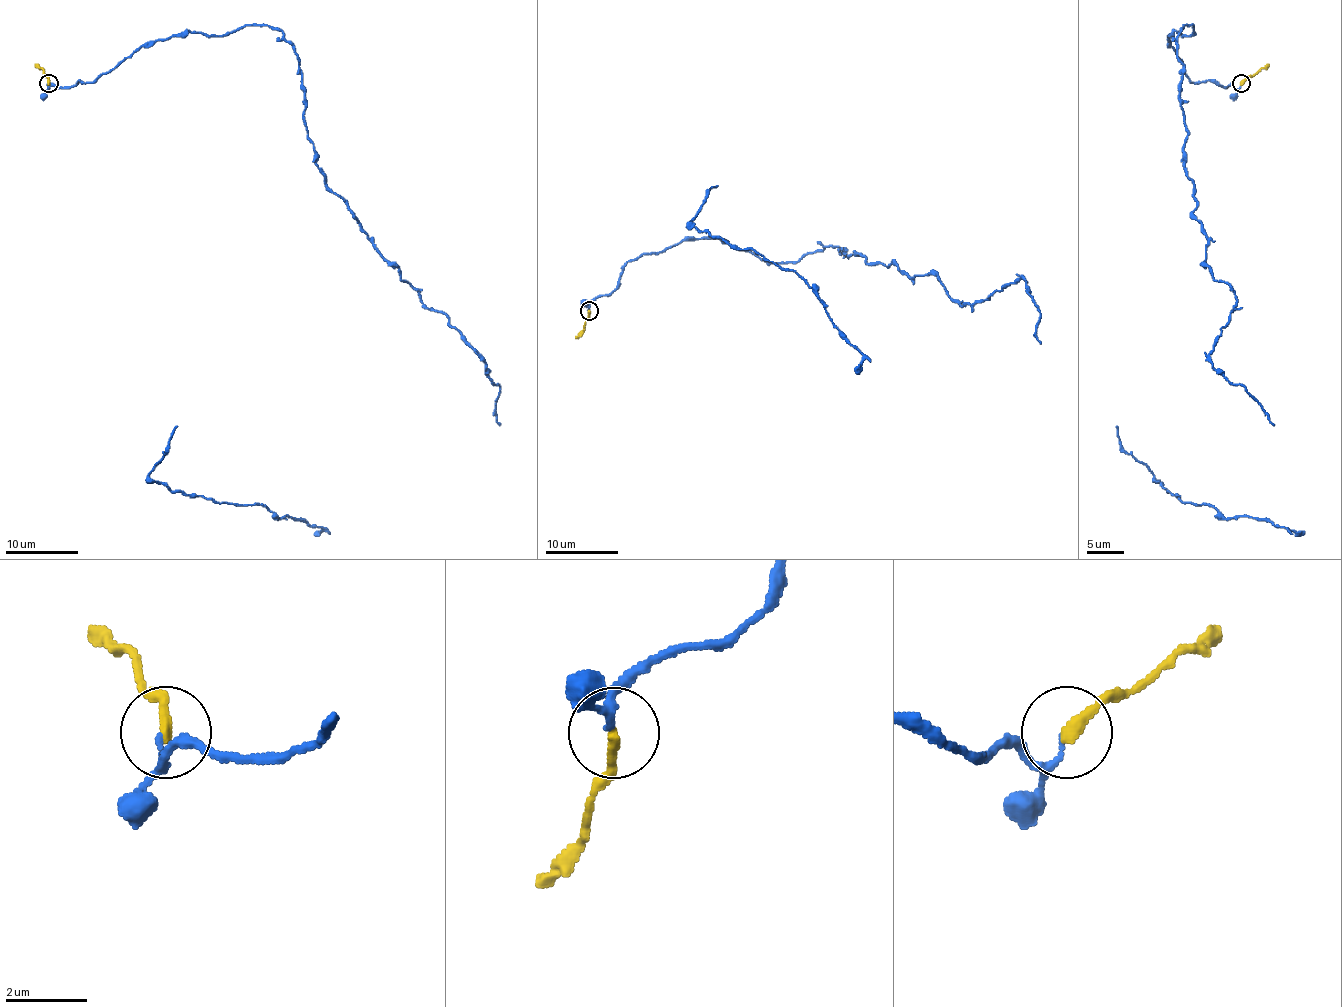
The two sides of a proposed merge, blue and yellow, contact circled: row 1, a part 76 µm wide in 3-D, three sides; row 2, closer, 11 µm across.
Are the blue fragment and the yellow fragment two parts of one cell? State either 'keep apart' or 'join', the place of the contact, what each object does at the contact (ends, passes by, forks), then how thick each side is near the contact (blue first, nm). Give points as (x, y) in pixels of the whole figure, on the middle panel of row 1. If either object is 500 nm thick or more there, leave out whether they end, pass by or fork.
join | (589, 311) | blue passes by | yellow ends | 100/280 nm

